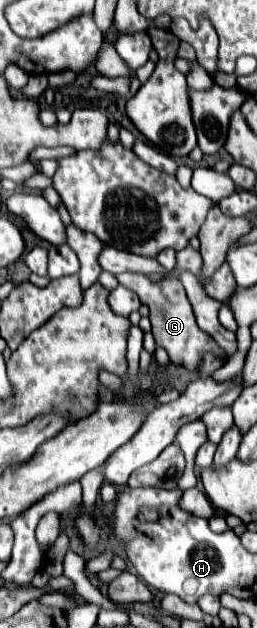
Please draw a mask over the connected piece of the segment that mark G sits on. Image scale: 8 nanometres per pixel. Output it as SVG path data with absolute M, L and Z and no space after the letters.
M121 273L121 275L117 275L117 281L121 285L125 285L127 289L135 291L139 295L141 303L149 305L149 309L151 309L149 319L151 319L151 325L153 325L155 343L161 345L169 353L169 359L175 365L195 367L195 363L199 363L199 355L203 355L203 351L219 351L219 345L205 331L199 329L199 325L195 321L195 315L193 315L193 309L191 309L191 303L185 295L185 289L175 275L167 277L165 281L151 283L141 273Z

